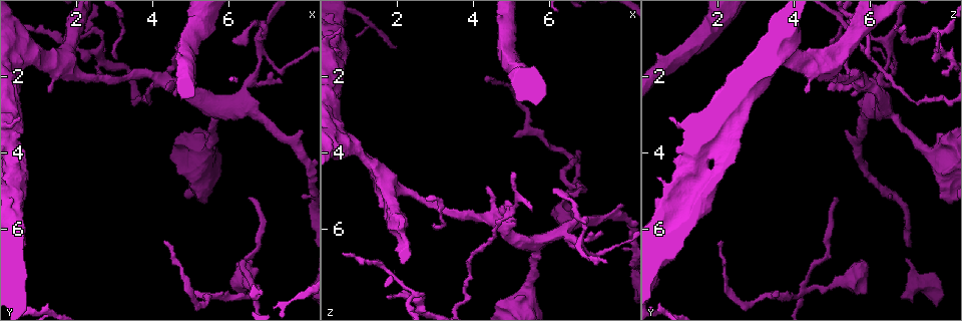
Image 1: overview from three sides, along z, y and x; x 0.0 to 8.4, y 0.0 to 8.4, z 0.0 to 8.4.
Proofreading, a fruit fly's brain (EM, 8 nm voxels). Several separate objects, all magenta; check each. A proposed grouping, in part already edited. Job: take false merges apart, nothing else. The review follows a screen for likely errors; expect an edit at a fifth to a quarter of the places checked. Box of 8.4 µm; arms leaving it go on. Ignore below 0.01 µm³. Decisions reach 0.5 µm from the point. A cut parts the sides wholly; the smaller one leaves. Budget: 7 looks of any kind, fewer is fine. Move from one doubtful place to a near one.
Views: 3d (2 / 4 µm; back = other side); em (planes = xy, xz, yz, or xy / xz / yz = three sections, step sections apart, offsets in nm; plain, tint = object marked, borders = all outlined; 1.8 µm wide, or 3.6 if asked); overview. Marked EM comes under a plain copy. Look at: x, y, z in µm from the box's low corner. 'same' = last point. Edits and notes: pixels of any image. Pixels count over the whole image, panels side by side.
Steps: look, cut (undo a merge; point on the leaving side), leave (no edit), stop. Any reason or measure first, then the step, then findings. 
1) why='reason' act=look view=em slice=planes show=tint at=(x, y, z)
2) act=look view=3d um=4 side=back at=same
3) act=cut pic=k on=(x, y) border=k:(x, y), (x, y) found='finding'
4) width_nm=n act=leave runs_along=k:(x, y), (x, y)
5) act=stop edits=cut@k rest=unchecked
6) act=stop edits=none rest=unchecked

why='abrupt turn' act=look view=em slice=xy step=16 show=tint at=(6.80, 1.15, 6.45)

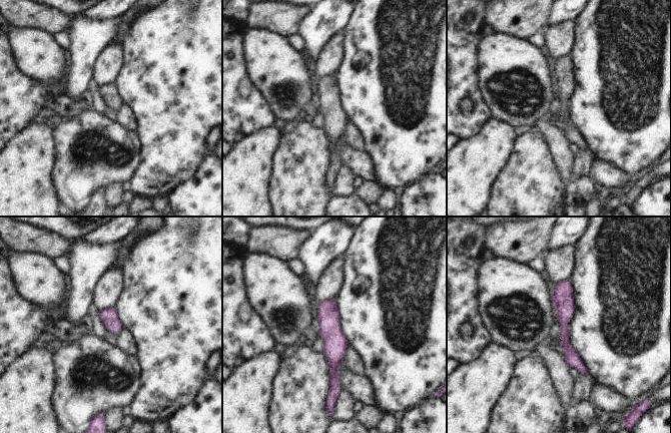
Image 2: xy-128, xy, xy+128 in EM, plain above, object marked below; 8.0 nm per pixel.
why='cut it another way' act=look view=em slice=planes show=tint at=same

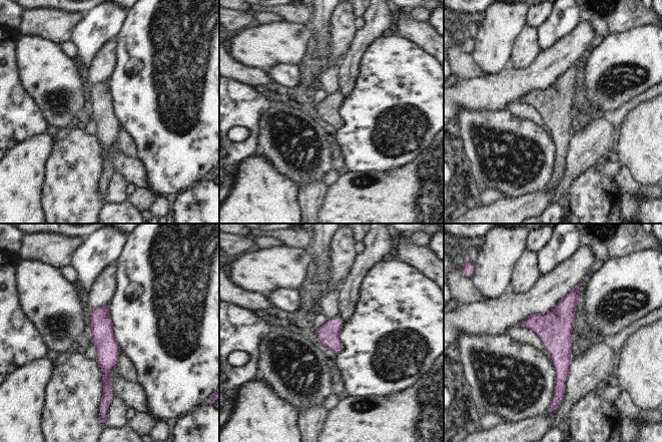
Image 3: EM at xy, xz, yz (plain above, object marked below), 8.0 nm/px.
act=leave found='continuous, no second cell'

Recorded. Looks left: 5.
why='sharp bend' act=look view=3d um=2 at=(4.60, 2.25, 5.65)

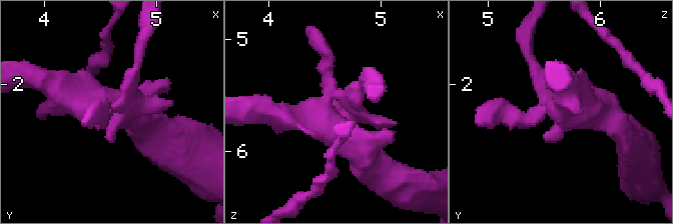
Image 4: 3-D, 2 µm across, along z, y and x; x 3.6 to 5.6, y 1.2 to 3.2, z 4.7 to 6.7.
why='now the EM' act=look view=em slice=planes show=tint at=(4.62, 2.22, 5.68)

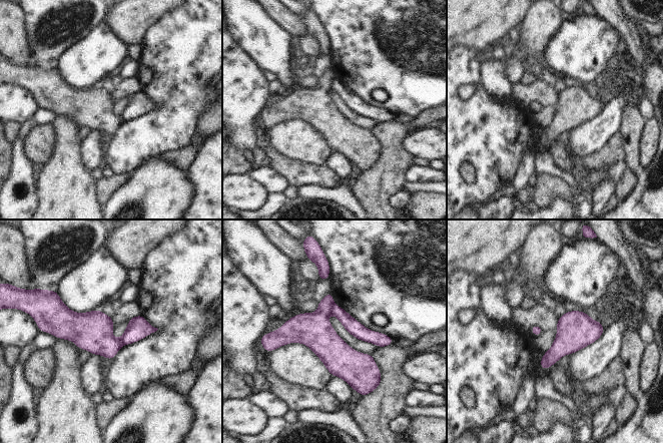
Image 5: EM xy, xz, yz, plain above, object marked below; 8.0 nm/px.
act=cut pic=5 on=(355, 328) part_leaving=5:(335, 308), (360, 332), (390, 341) found='a second cell is stuck on'

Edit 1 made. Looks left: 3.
act=look view=overview

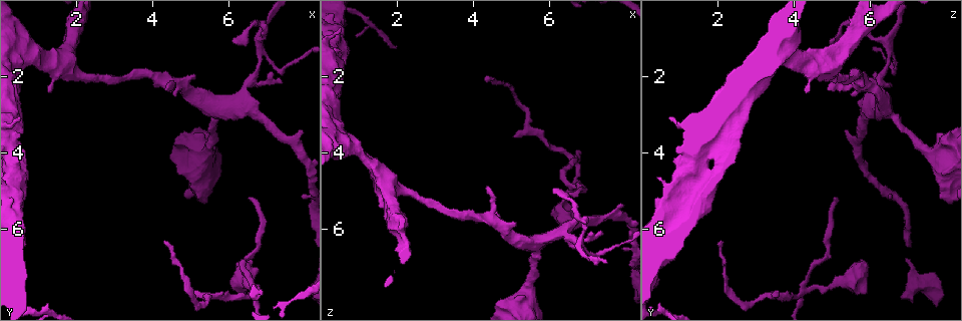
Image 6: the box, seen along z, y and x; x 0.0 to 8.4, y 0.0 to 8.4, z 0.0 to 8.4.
why='abrupt turn' act=look view=em um=3.6 slice=yz step=8 show=tint at=(5.45, 4.10, 7.75)

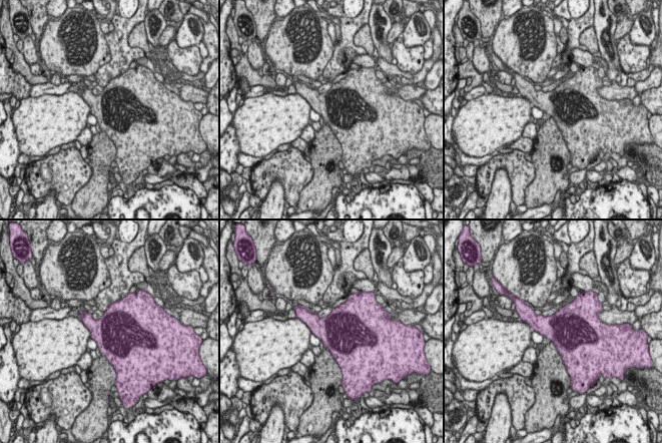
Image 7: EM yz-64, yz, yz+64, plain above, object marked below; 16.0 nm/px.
why='another direction' act=look view=em um=3.6 slice=planes show=tint at=same

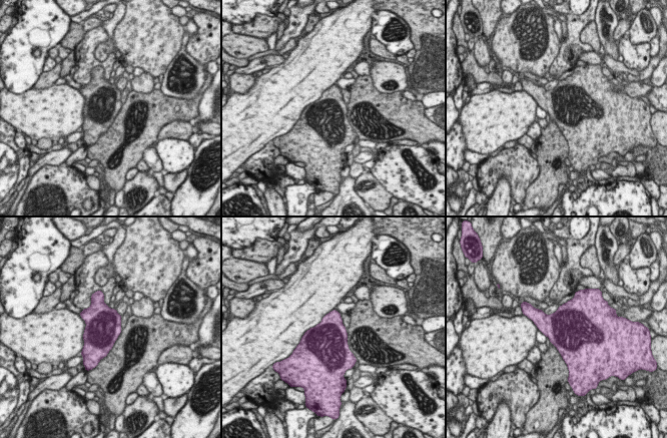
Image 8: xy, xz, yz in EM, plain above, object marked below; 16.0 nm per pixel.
width_nm=550 act=leave found='all the same cell'

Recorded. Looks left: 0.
act=stop edits=cut@5 rest=unchecked

